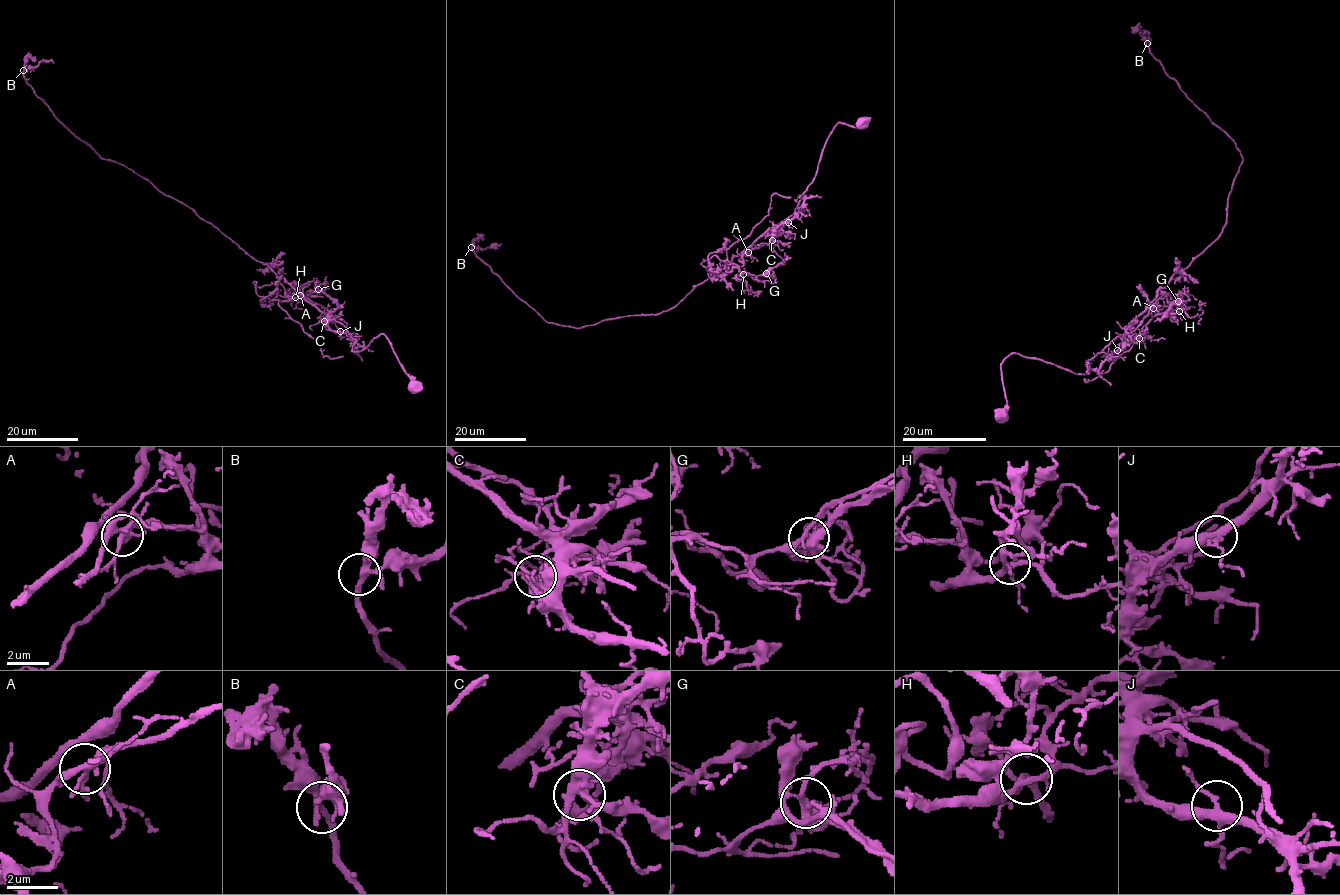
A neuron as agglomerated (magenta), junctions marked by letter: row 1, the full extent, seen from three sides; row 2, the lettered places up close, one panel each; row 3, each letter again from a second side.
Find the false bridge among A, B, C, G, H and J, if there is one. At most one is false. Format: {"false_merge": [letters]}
{"false_merge": ["A"]}

